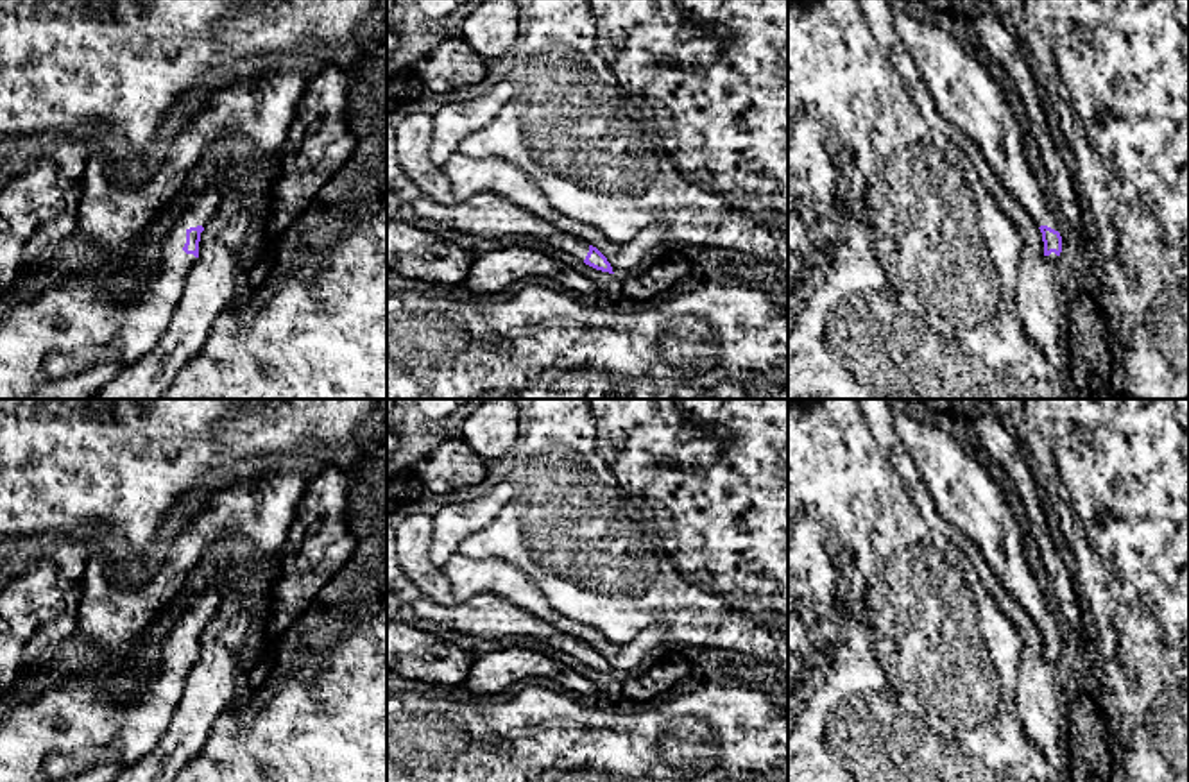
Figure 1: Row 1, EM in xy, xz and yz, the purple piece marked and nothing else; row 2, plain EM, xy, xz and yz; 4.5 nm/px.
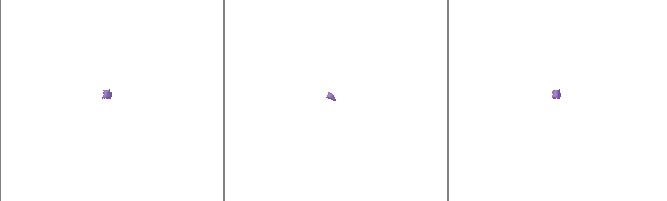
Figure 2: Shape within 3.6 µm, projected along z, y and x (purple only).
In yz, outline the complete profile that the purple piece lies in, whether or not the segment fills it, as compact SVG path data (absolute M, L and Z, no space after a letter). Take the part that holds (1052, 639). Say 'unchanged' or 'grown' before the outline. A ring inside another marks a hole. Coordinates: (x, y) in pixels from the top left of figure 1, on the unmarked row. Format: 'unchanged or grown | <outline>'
grown | M899 406L894 429L911 455L940 517L979 548L999 583L1039 626L1044 657L1056 666L1062 653L1058 621L1028 565L1019 521L999 481L951 431L928 421L920 410Z

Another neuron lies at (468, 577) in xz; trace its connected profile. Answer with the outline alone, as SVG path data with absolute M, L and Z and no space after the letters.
M455 553L442 571L453 587L455 601L466 601L476 594L501 596L552 625L557 632L596 648L611 664L612 673L632 669L654 648L666 642L664 626L654 626L641 632L629 644L614 644L596 628L568 619L553 610L534 580L519 567L498 558L478 560Z

